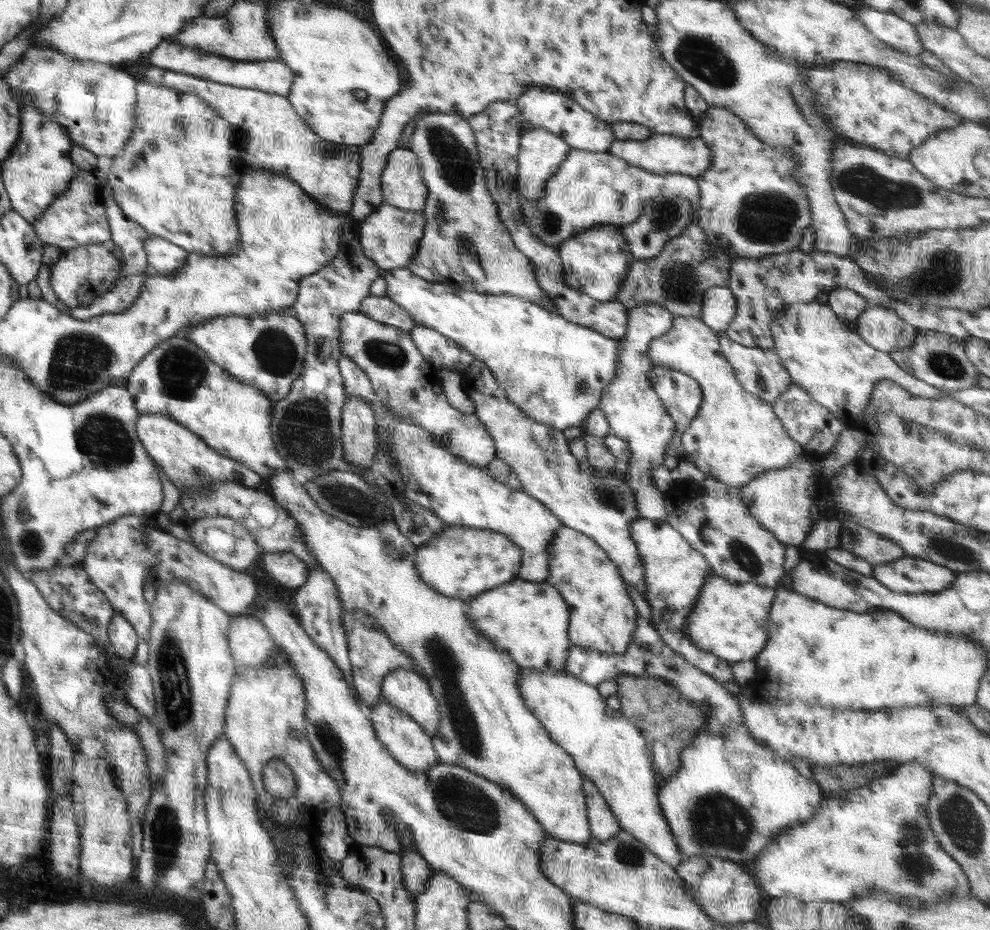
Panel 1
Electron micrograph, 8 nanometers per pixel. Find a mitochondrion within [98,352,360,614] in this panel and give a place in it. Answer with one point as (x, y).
(305, 433)

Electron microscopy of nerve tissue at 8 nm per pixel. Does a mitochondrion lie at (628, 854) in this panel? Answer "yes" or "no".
yes

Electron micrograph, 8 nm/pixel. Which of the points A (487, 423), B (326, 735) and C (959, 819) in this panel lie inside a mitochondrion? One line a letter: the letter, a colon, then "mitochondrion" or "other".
A: other
B: mitochondrion
C: mitochondrion

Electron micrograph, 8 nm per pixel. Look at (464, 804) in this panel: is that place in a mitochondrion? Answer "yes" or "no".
yes

